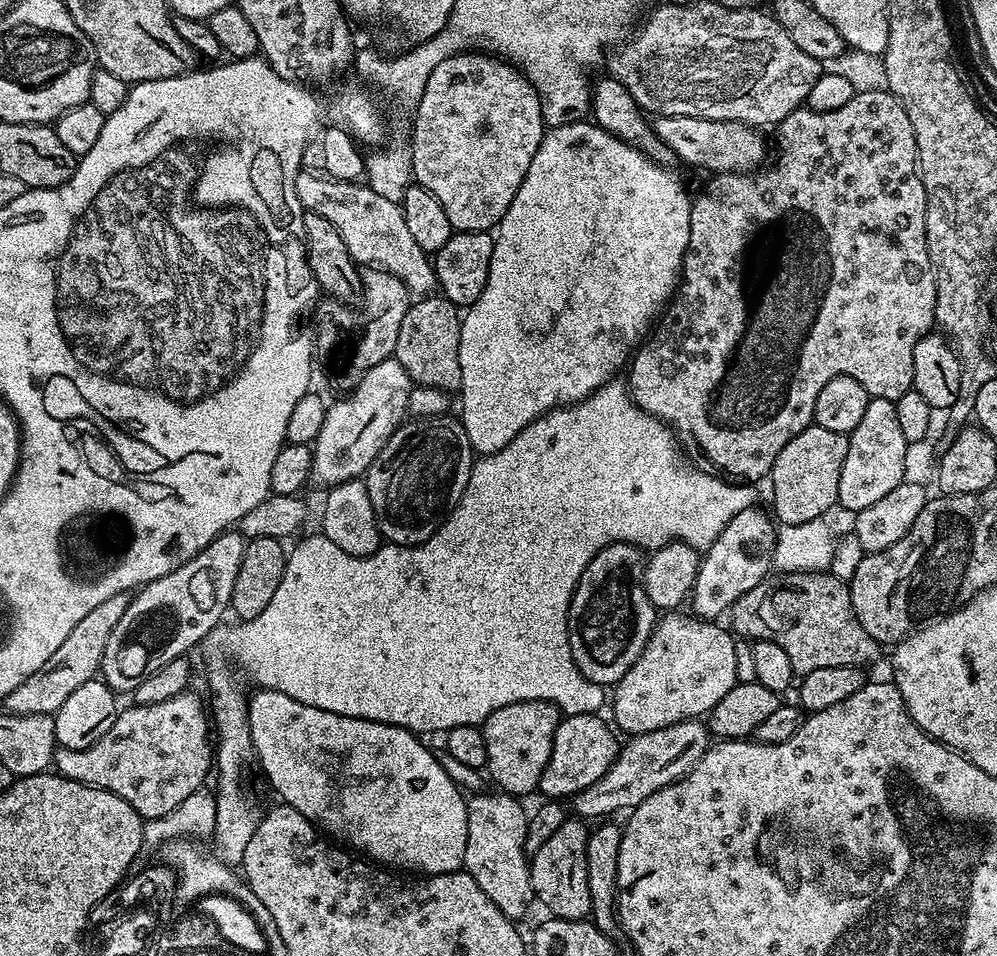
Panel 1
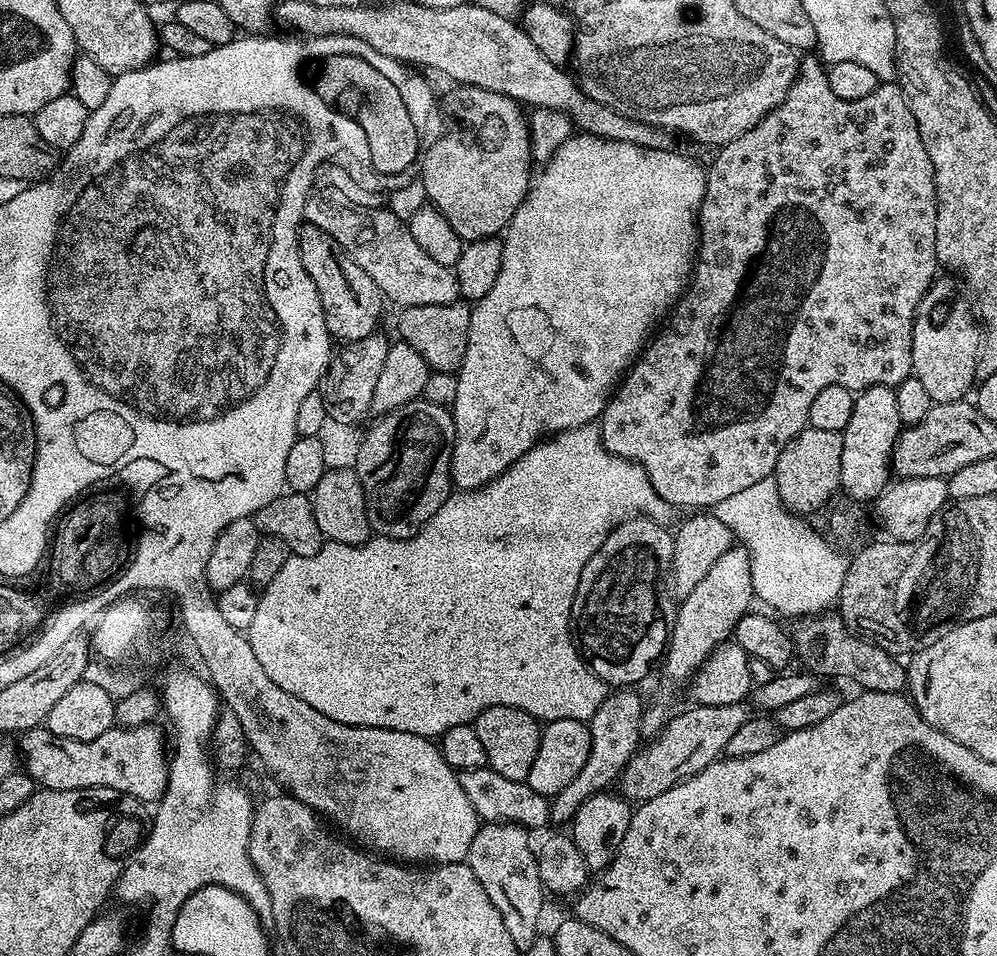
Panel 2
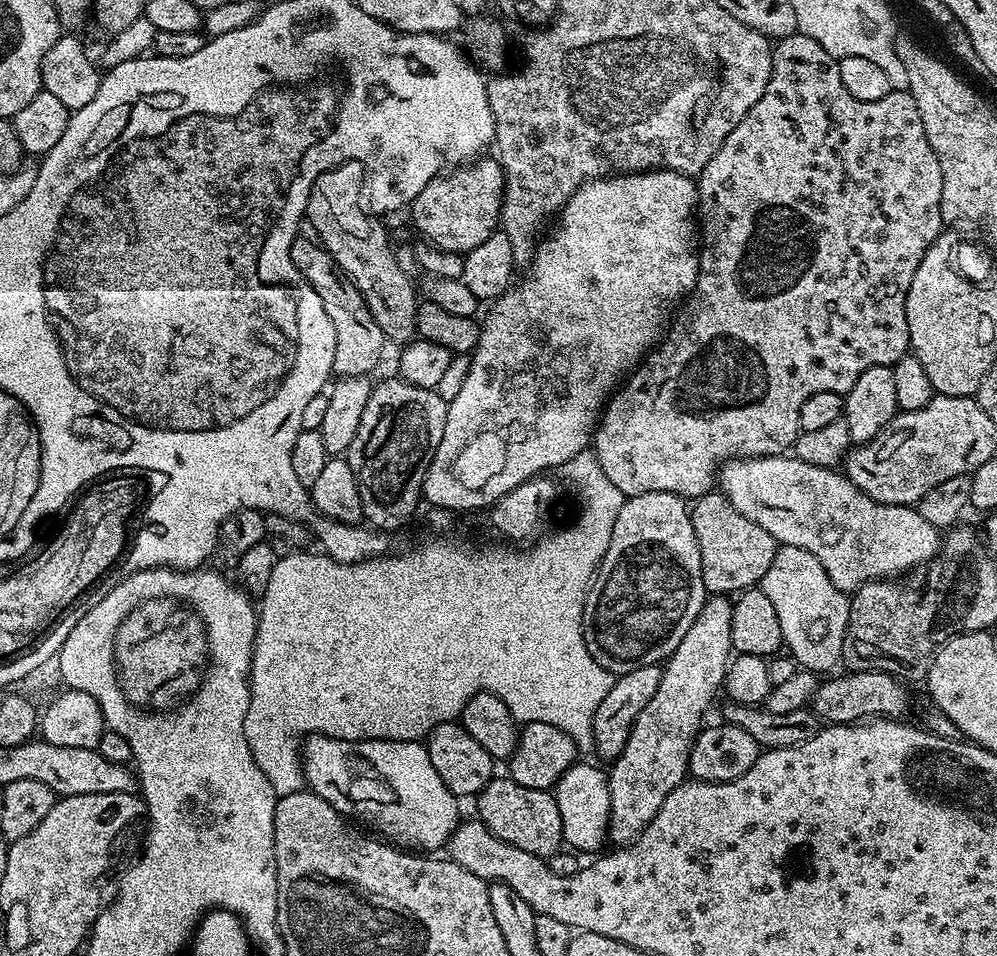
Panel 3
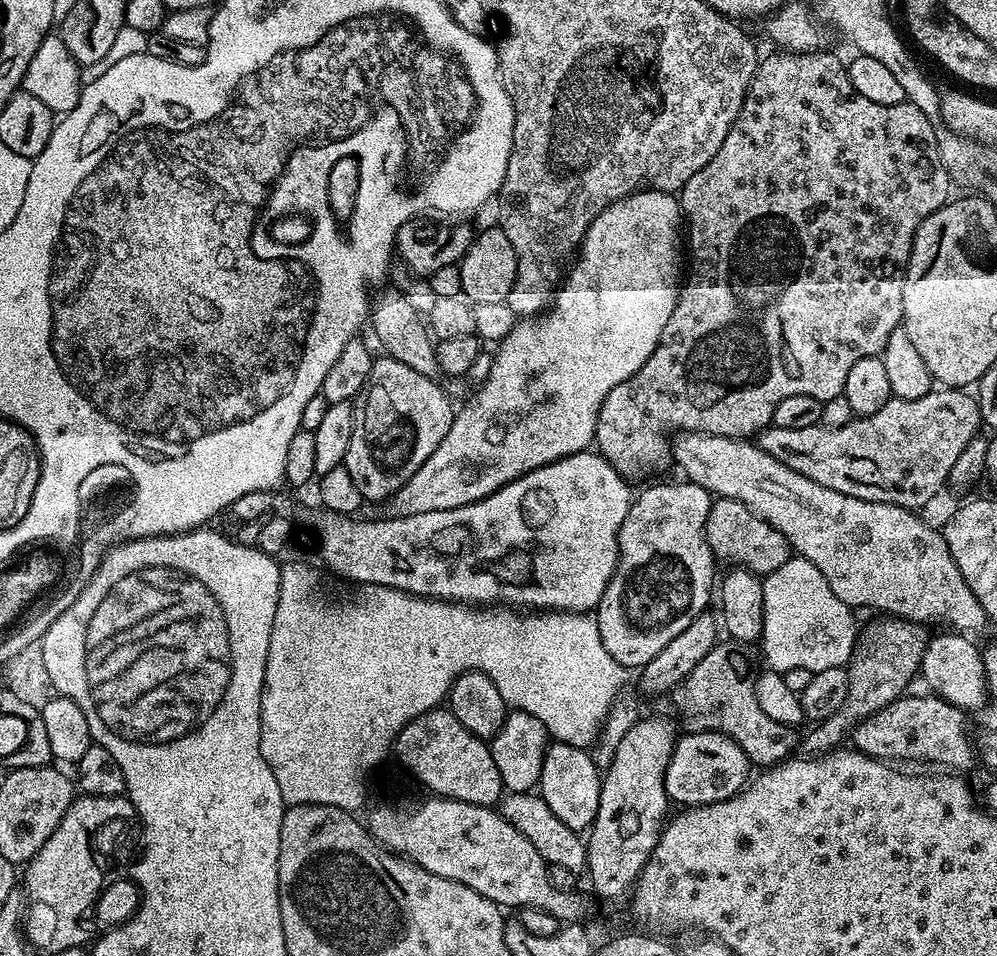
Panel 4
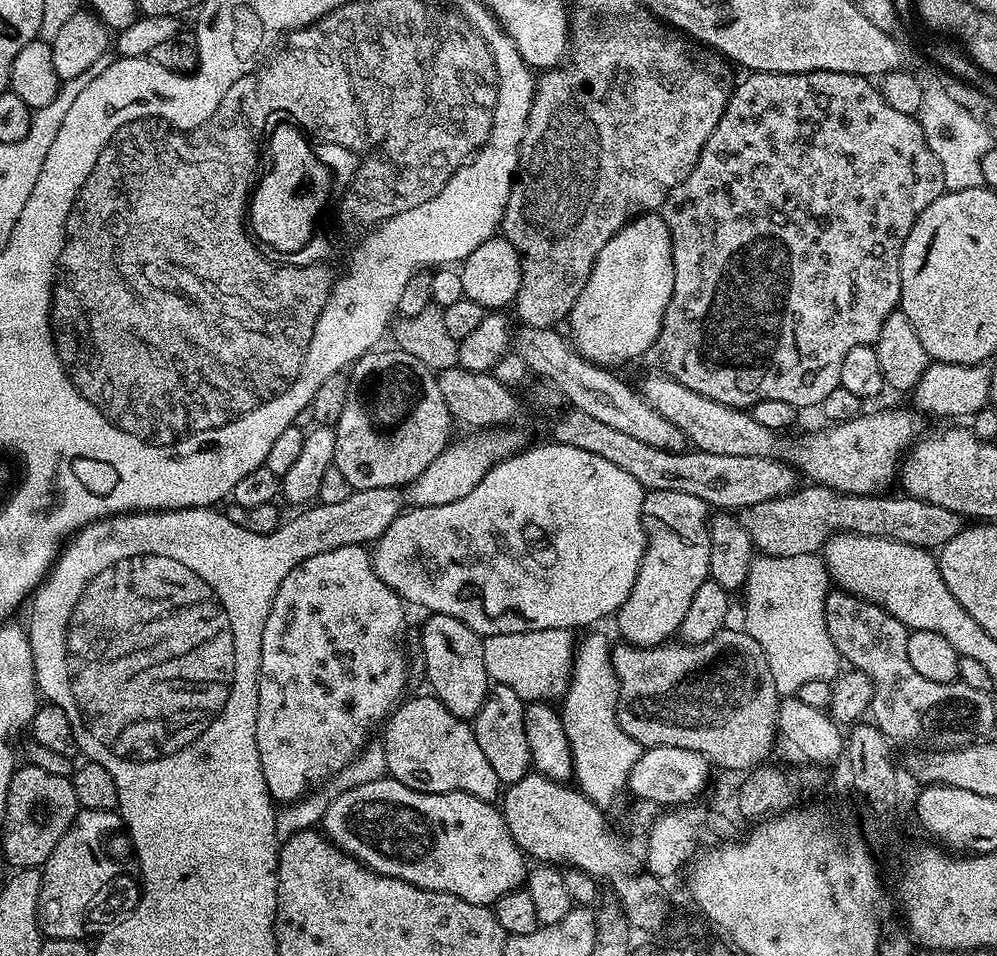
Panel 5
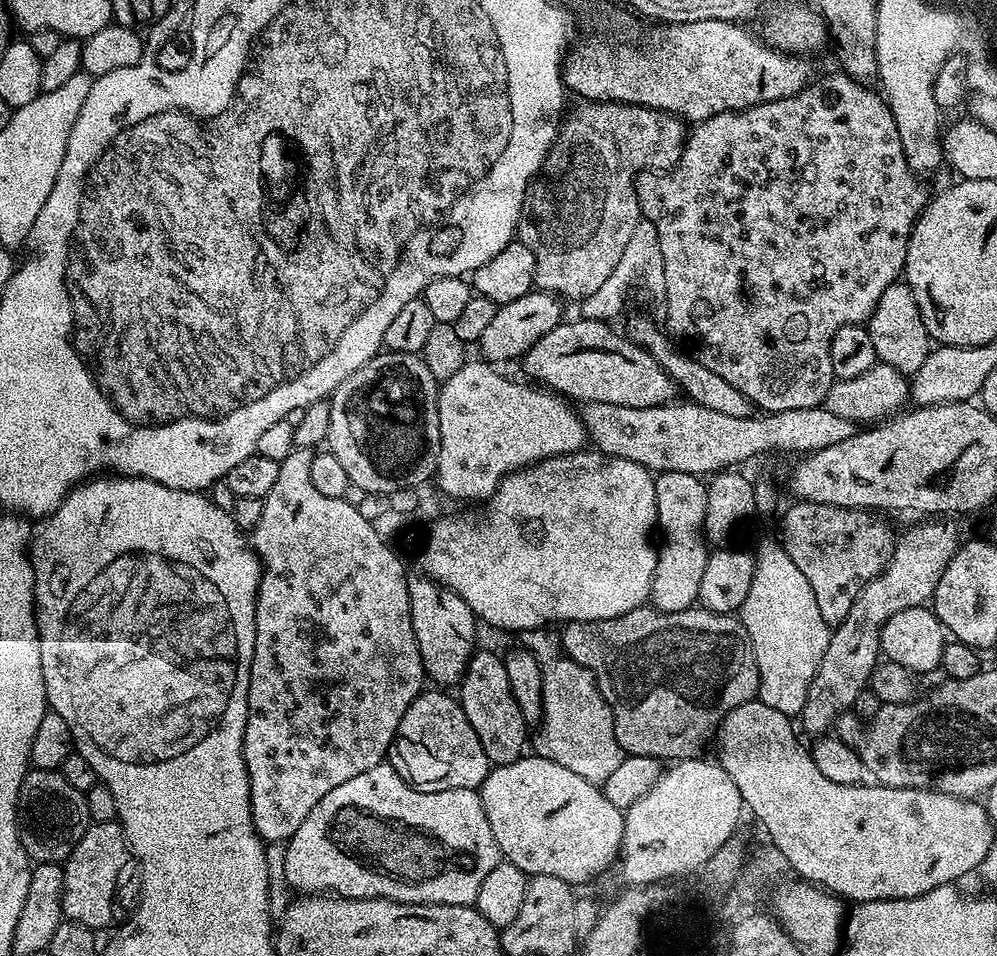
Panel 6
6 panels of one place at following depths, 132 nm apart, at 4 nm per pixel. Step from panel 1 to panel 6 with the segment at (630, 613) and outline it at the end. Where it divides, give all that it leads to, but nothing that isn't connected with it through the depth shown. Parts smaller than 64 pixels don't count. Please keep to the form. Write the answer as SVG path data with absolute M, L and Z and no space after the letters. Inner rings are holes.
M661 472L655 482L656 523L659 535L664 535L664 545L658 548L650 604L660 612L686 611L700 599L702 573L710 555L704 534L708 489L699 475L690 473Z

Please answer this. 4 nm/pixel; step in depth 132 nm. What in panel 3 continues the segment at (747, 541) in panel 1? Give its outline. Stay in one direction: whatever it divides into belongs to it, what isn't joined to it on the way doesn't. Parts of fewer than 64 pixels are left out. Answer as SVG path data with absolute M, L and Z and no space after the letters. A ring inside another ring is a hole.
M712 594L704 601L698 618L694 618L694 626L686 630L686 638L678 642L663 665L662 682L658 682L658 690L654 690L654 698L646 702L642 714L634 722L630 730L630 738L618 759L611 761L608 772L610 786L610 822L608 823L608 840L616 846L623 846L638 839L646 830L646 826L656 817L662 802L666 802L669 794L679 784L683 784L689 775L688 759L692 753L692 744L696 740L696 733L701 731L705 723L704 715L724 683L724 674L728 670L730 657L734 649L730 630L732 629L733 601L724 594Z

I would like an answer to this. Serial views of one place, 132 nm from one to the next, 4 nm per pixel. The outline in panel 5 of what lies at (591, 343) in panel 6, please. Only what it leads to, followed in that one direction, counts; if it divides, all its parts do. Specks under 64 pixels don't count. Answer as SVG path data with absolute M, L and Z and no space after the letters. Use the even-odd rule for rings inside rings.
M663 374L646 377L642 395L651 408L682 430L693 449L710 454L767 456L770 460L783 460L801 477L809 476L812 484L822 484L851 496L887 493L891 489L888 487L897 479L904 453L926 432L925 417L908 407L865 411L853 420L828 426L825 432L786 436L790 434L781 434L754 422L751 411L714 402L714 398L706 398Z

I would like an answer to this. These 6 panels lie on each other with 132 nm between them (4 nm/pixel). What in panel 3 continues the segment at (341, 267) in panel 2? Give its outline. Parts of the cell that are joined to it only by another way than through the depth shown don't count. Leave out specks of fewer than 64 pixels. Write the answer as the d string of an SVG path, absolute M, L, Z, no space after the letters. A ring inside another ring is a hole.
M304 234L297 235L290 246L290 258L296 269L304 275L306 282L314 286L314 294L322 298L322 306L326 306L326 314L330 314L330 322L334 326L333 373L337 377L368 376L379 366L380 359L384 356L386 338L378 322L374 322L374 314L370 314L358 286L343 272L338 262L334 262L323 243L312 240L307 240Z

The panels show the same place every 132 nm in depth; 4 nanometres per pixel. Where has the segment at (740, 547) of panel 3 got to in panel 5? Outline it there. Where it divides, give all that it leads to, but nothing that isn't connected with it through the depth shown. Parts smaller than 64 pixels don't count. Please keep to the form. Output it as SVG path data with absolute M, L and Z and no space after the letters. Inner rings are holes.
M812 484L808 488L793 490L779 500L758 502L758 506L750 506L739 513L746 534L752 539L753 549L757 553L778 558L792 558L794 554L816 554L824 547L825 541L837 532L853 532L863 536L881 536L898 542L906 542L912 546L939 550L966 527L965 517L954 510L946 510L946 506L934 506L934 502L919 500L907 494L877 494L875 496L851 496L845 492L836 492L833 488L825 488L822 484Z

